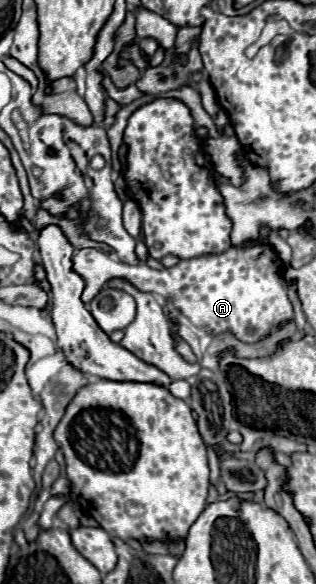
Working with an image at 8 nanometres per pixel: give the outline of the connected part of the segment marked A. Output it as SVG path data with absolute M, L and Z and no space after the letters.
M261 242L231 246L223 254L181 260L177 266L167 270L153 270L145 262L139 266L129 266L125 262L117 264L117 260L111 260L109 254L97 248L75 250L71 260L75 272L85 280L81 296L83 304L89 304L111 278L123 278L141 292L155 292L171 300L171 304L179 308L181 314L185 314L197 328L209 334L231 330L243 342L259 340L273 326L293 316L283 276L279 274L279 258L271 246Z

